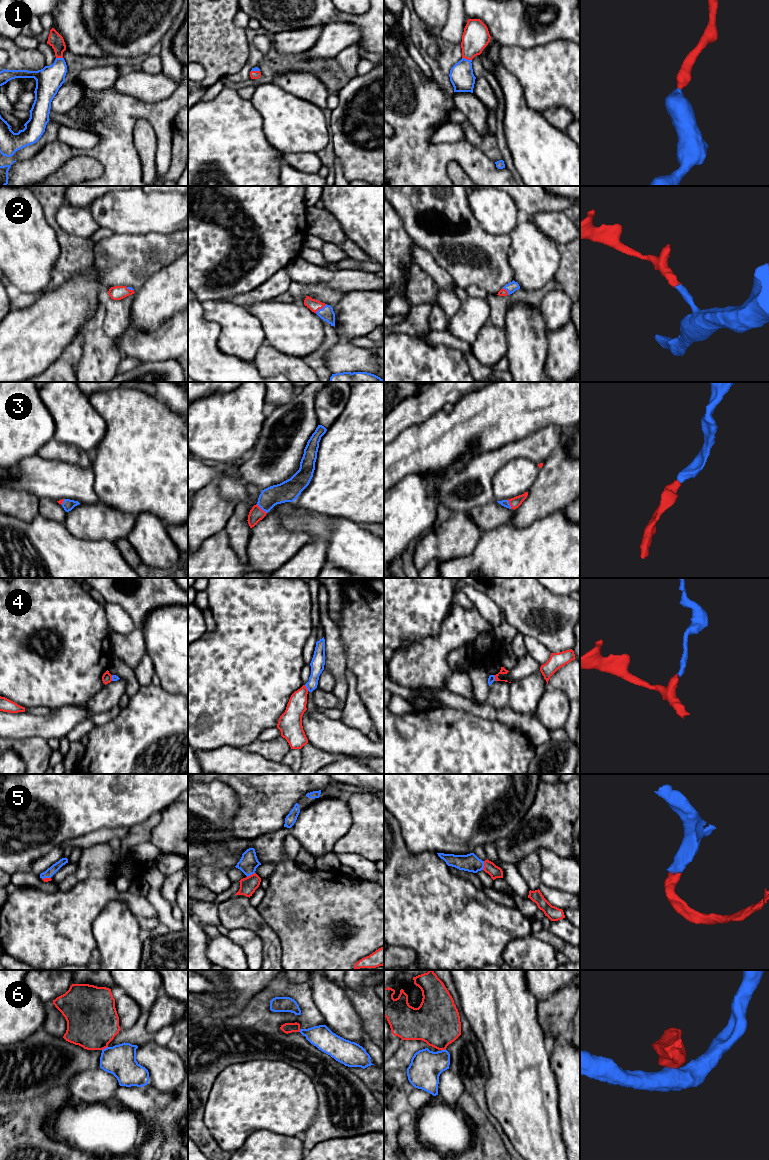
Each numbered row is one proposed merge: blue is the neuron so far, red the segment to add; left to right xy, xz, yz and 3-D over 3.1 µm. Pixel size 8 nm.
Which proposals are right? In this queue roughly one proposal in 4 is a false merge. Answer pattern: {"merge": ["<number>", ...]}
{"merge": ["1", "2", "3", "5", "6"]}

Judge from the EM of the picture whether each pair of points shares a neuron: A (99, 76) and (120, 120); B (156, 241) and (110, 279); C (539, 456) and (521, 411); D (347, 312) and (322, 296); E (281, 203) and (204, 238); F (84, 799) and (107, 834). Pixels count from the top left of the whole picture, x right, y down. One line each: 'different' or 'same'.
A: different
B: same
C: different
D: different
E: same
F: different

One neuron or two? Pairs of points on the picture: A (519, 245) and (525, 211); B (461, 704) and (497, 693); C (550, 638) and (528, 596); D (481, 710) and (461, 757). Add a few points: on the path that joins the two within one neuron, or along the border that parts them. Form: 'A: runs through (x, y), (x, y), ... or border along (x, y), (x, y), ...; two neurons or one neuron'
A: border along (529, 218), (518, 223); two neurons
B: border along (486, 703), (496, 708), (507, 706); two neurons
C: runs through (552, 626), (545, 608), (540, 607); one neuron
D: border along (456, 709), (462, 709), (501, 723); two neurons

